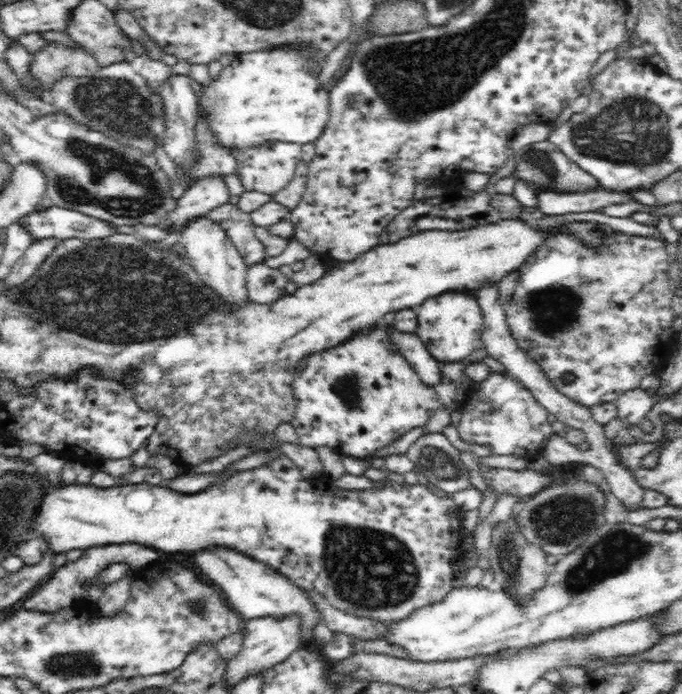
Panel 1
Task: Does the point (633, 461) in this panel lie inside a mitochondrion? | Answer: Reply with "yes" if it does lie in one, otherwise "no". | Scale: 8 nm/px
no

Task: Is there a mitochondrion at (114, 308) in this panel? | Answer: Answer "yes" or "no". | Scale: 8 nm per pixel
yes

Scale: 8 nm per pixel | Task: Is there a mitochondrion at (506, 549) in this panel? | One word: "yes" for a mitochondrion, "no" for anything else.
yes

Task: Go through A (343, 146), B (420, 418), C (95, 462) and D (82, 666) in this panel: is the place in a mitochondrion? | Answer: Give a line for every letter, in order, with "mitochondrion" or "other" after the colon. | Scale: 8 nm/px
A: other
B: other
C: other
D: mitochondrion

